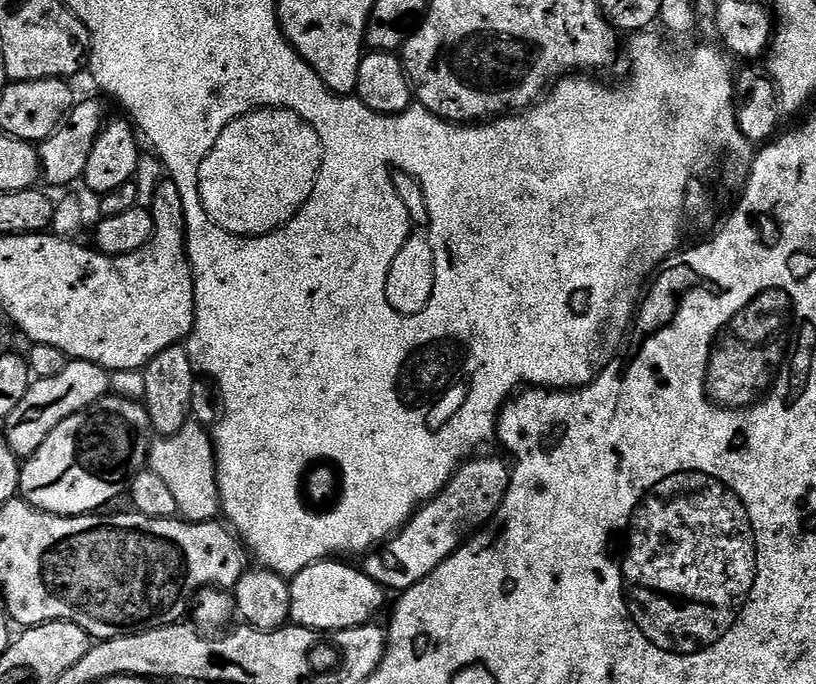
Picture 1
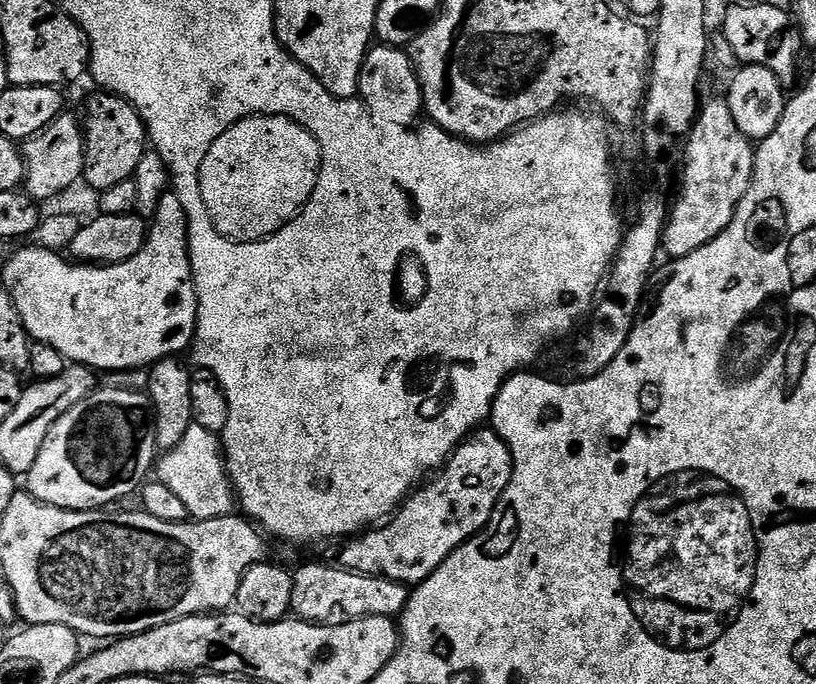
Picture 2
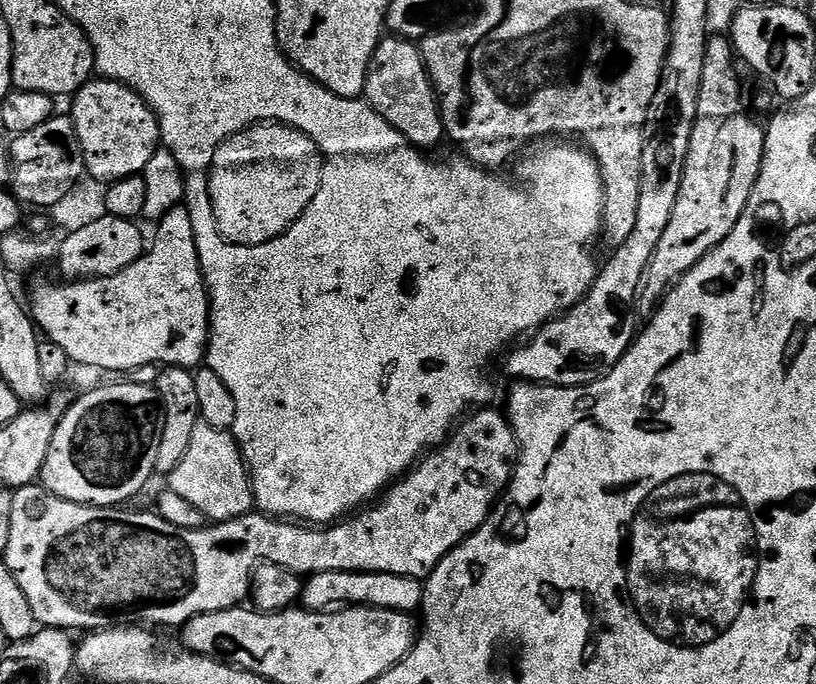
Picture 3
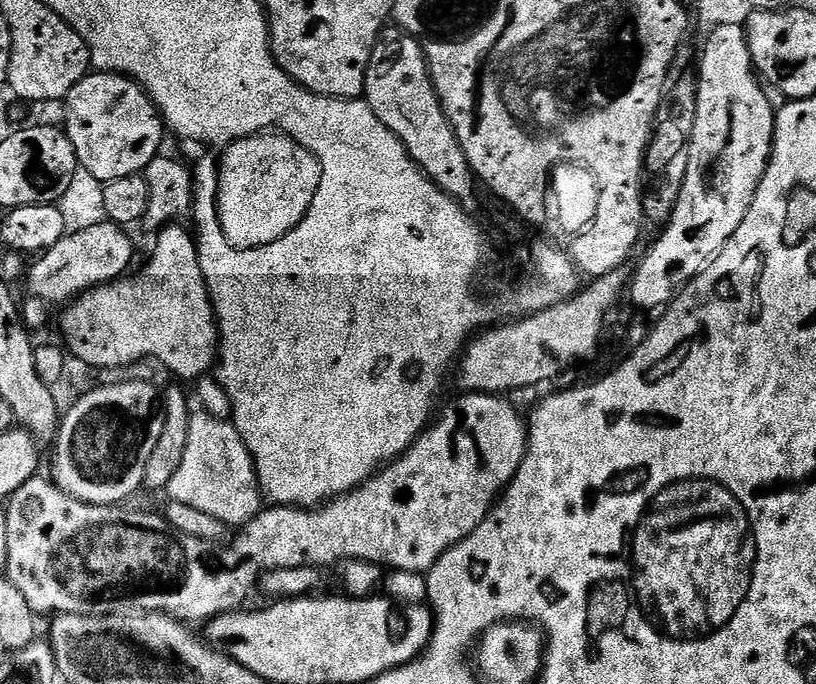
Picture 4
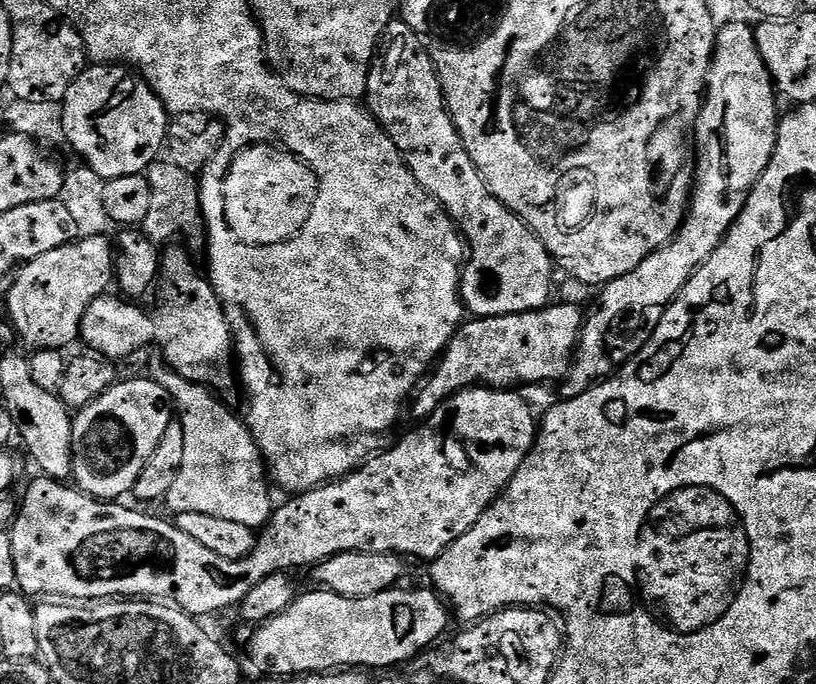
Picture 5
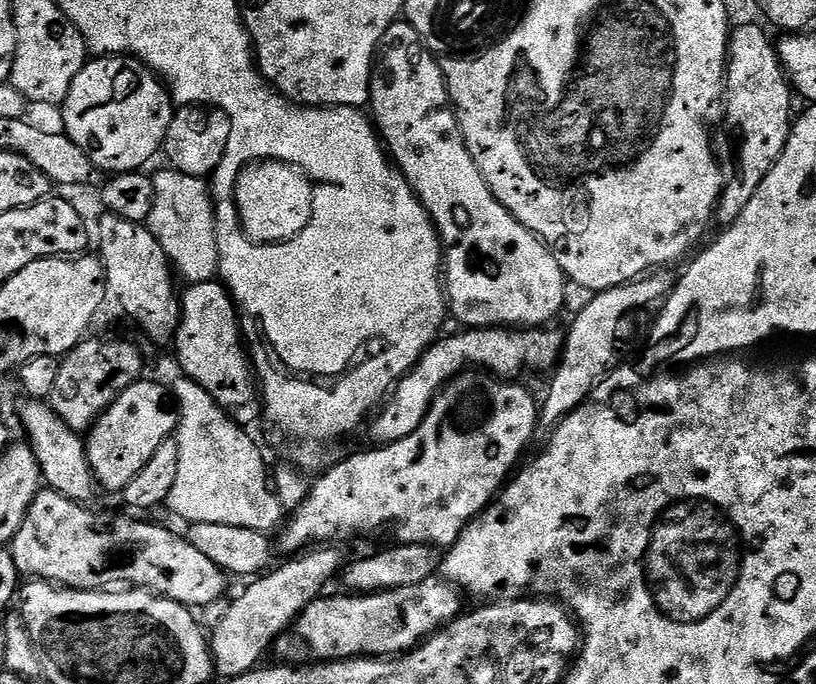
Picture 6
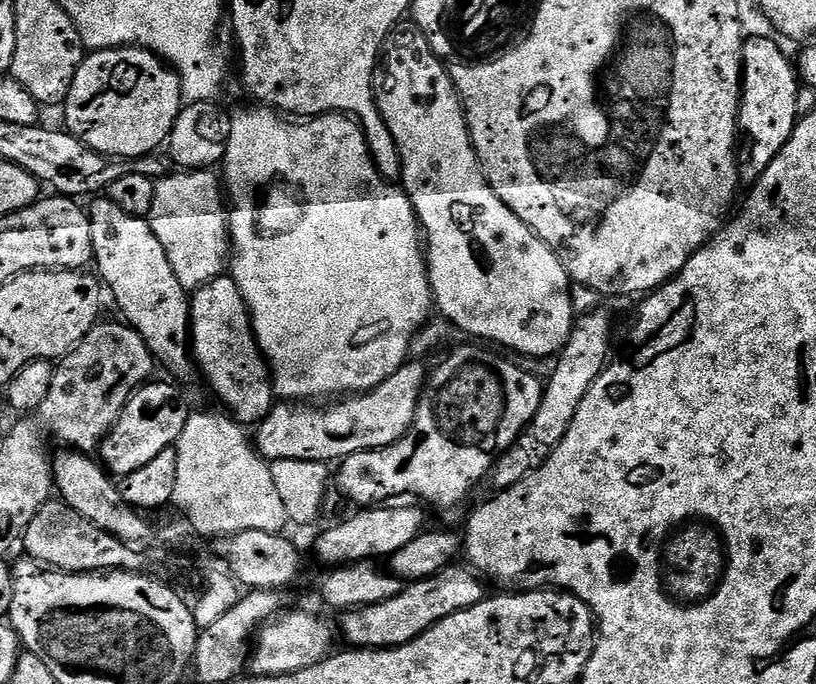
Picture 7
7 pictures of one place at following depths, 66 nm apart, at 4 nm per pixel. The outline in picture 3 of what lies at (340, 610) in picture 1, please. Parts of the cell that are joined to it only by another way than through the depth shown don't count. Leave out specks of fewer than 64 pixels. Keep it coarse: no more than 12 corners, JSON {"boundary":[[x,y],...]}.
{"boundary":[[326,571],[309,577],[301,605],[390,609],[423,605],[420,580]]}

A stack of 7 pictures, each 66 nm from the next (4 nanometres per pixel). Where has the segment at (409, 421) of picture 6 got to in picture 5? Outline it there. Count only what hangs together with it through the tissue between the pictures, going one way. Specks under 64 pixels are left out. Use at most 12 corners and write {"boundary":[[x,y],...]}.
{"boundary":[[586,312],[465,319],[415,393],[424,422],[467,388],[563,381]]}

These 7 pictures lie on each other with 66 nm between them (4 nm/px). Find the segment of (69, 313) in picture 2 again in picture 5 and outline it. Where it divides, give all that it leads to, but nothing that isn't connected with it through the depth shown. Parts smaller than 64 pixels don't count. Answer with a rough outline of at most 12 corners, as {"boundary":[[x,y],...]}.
{"boundary":[[165,247],[147,312],[100,296],[79,339],[113,362],[157,344],[173,373],[238,388],[228,315],[184,248]]}

